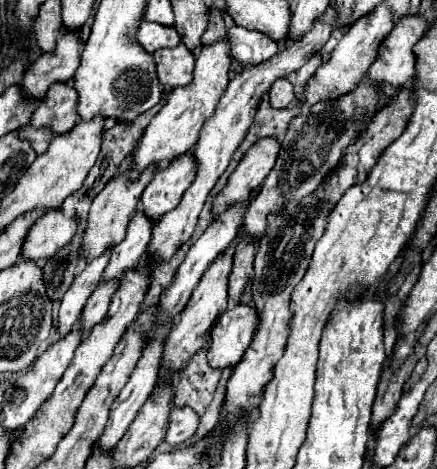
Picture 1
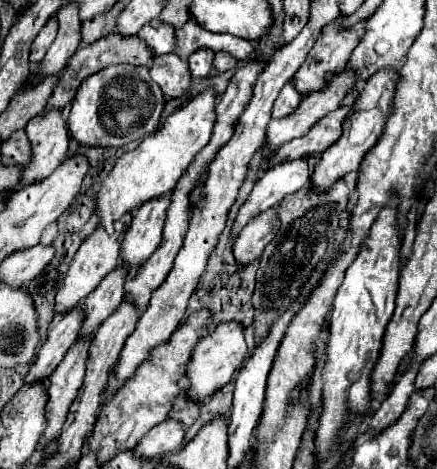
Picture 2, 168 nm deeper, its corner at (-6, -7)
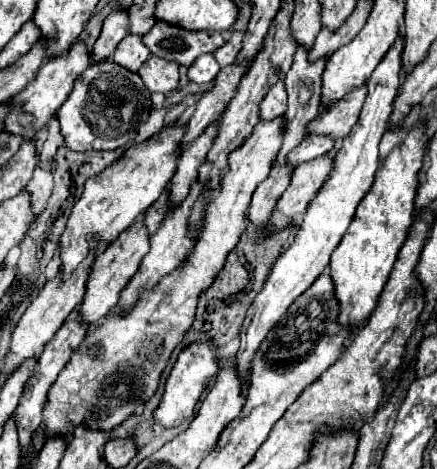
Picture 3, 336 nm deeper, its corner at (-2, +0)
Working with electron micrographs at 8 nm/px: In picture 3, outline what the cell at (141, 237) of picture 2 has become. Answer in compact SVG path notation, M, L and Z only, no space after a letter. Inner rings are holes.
M144 214L138 216L138 220L134 220L134 224L122 232L118 236L118 240L110 242L108 248L104 252L98 254L94 266L92 266L92 274L90 274L90 280L86 284L86 294L84 294L84 300L82 304L78 306L80 312L82 312L82 320L92 324L92 322L98 322L100 318L104 318L118 302L118 296L120 296L120 290L130 282L130 278L136 274L142 258L148 254L148 248L150 248L150 234L146 230L146 224L144 224Z

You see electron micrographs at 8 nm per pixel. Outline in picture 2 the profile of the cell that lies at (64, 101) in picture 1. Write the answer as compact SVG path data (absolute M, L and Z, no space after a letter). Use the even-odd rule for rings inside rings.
M48 111L46 115L34 117L26 125L26 135L30 139L32 157L22 169L22 183L18 183L14 191L42 181L62 163L62 159L68 157L70 135L62 121L62 111Z

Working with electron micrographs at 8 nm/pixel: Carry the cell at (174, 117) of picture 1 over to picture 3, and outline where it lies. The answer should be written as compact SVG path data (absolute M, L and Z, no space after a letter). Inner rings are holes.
M186 124L166 126L158 138L148 138L130 146L114 164L106 166L98 176L86 180L84 194L74 204L74 210L68 218L66 230L60 238L60 256L64 274L72 274L76 266L88 254L88 236L92 234L96 240L112 242L124 232L146 208L158 200L158 196L166 190L172 180L180 154L182 154L182 138L186 136Z

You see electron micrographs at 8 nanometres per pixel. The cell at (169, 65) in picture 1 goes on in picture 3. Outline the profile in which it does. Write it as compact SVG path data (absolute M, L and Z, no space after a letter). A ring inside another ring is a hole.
M150 56L146 60L146 64L142 64L138 74L142 76L142 80L146 82L146 86L152 92L168 94L178 88L178 80L180 80L178 70L180 70L178 64L164 60L164 58L158 58L158 56Z

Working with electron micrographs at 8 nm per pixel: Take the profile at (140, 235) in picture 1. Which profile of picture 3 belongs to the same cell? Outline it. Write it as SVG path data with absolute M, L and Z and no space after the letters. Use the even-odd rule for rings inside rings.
M76 308L76 310L70 312L70 316L68 316L66 322L62 324L62 328L54 334L54 338L46 344L46 348L44 348L44 352L42 352L42 356L40 356L40 360L38 360L38 364L36 364L36 372L32 372L32 376L30 376L30 380L28 380L24 392L22 392L20 404L18 404L18 408L14 410L14 414L12 414L14 420L16 420L16 424L18 424L18 436L20 436L20 440L22 440L22 448L28 448L28 444L30 444L30 440L32 440L32 434L36 432L36 428L38 428L40 422L42 422L42 410L44 410L44 406L46 406L50 386L54 384L54 380L58 378L58 374L62 372L62 368L68 364L68 360L72 358L72 354L80 348L80 344L82 344L82 340L86 338L86 334L88 334L88 326L82 324L80 312L78 312L78 308Z

